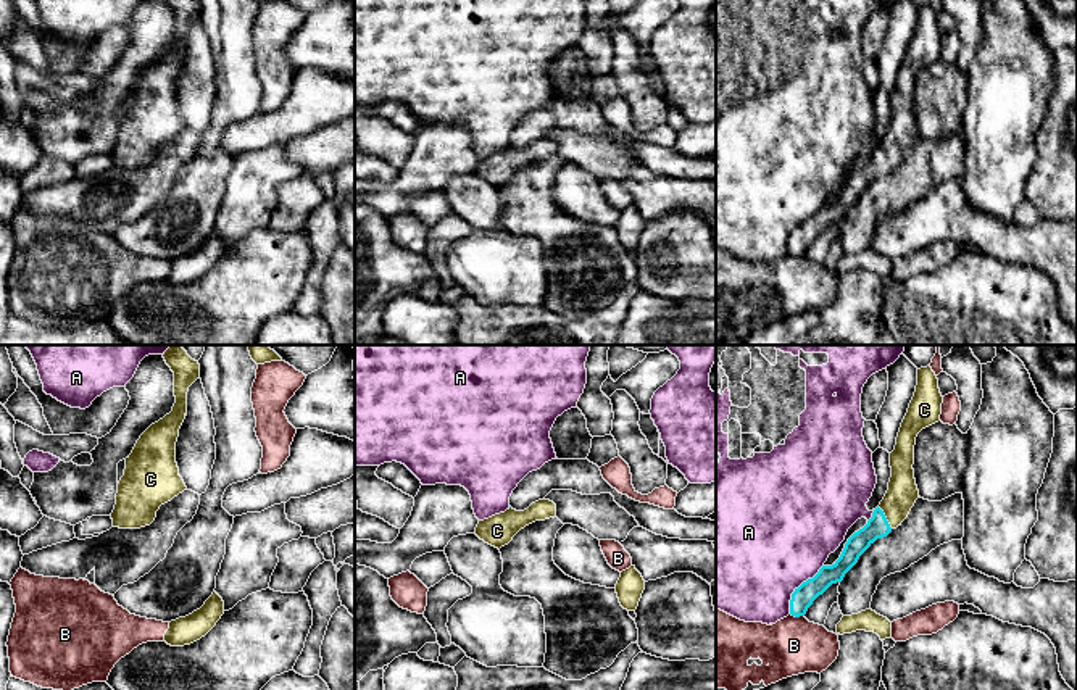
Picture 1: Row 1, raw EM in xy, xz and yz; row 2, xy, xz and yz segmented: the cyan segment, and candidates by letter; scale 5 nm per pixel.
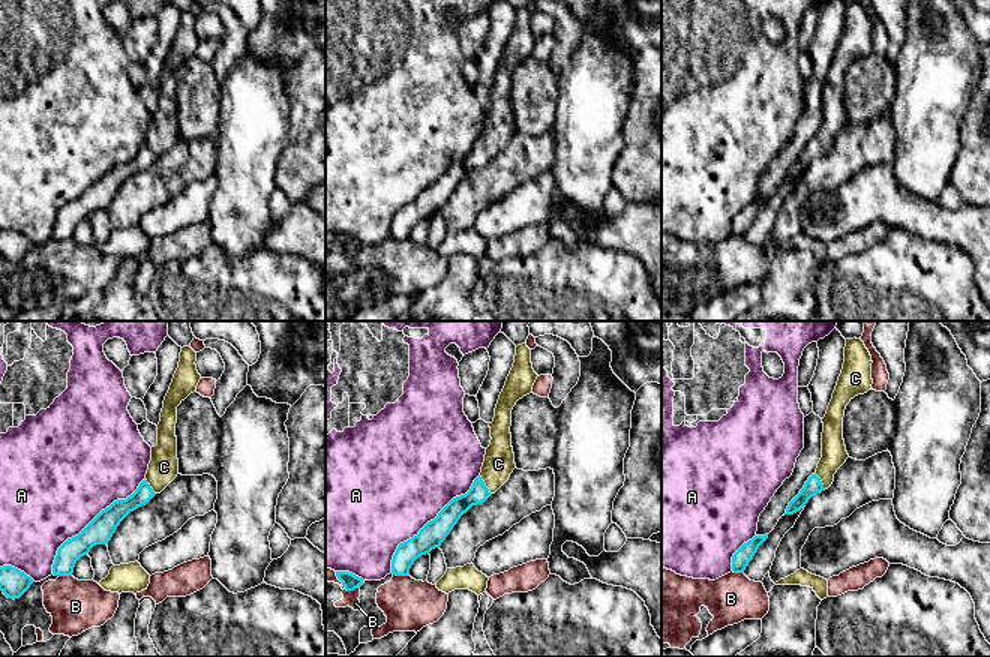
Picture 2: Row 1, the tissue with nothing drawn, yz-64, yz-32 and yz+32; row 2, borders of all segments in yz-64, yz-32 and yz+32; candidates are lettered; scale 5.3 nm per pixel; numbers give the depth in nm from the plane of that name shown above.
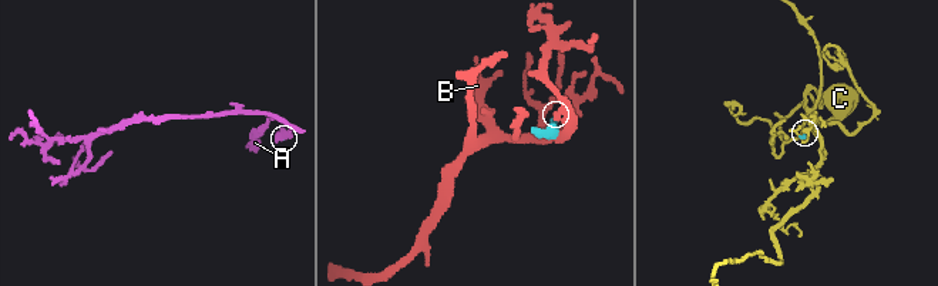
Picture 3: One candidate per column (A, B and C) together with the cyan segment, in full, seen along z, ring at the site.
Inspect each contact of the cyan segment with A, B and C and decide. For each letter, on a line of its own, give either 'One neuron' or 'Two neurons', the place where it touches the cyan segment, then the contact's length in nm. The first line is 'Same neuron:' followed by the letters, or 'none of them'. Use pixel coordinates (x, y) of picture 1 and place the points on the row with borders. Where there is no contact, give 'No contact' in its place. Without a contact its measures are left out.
Same neuron: C
A: Two neurons. Touches cyan at yz (798, 587). Shared border 300 nm
B: Two neurons. Touches cyan at yz (797, 616). Shared border 70 nm
C: One neuron. Touches cyan at yz (885, 518). Shared border 130 nm

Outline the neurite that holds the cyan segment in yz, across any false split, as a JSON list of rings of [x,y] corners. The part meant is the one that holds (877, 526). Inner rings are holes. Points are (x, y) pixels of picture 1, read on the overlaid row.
[[[932,368],[917,369],[916,392],[901,422],[895,450],[890,453],[892,477],[884,500],[867,524],[848,538],[840,558],[832,566],[822,566],[813,579],[795,588],[790,600],[792,616],[805,616],[813,601],[832,584],[842,582],[877,538],[887,537],[908,518],[919,498],[913,469],[916,437],[922,429],[940,421],[942,403],[943,397]]]

